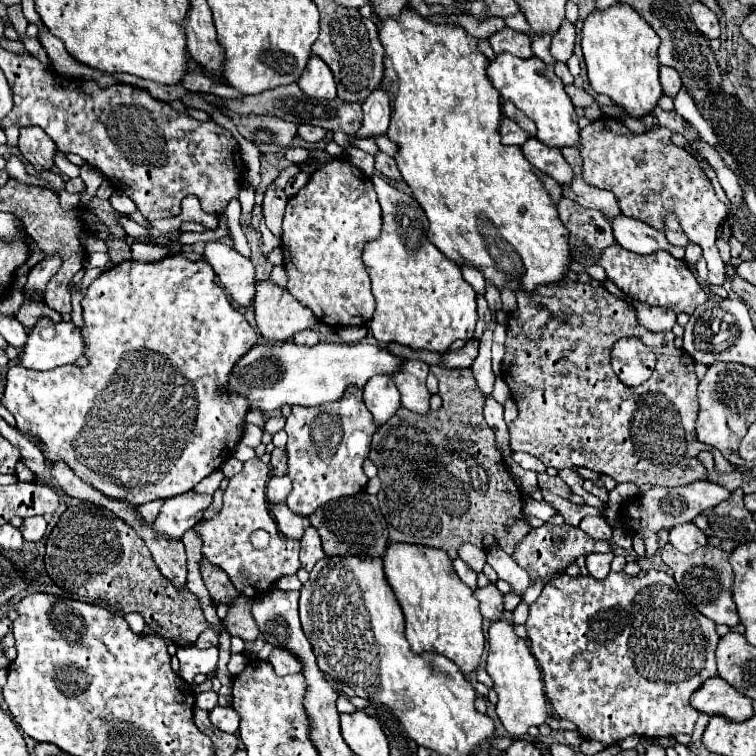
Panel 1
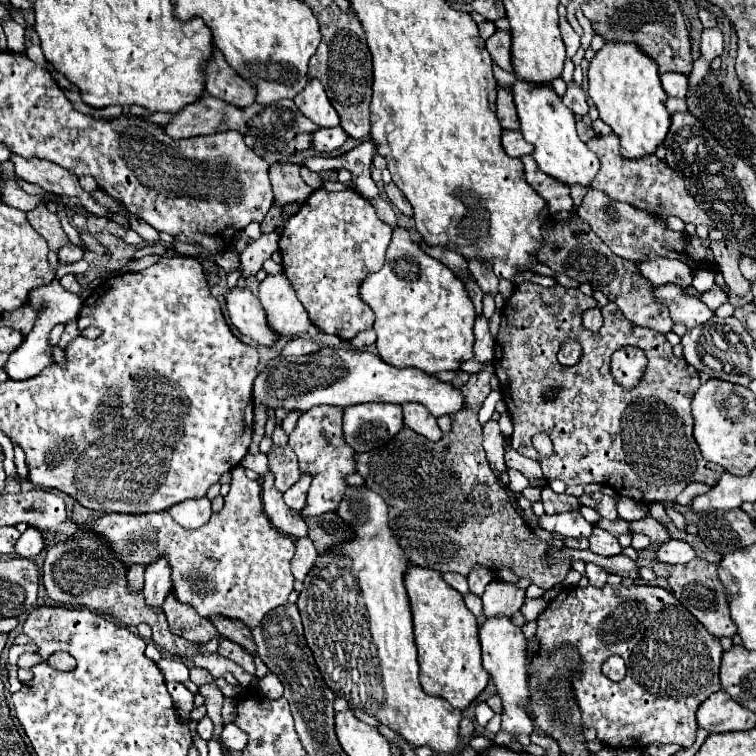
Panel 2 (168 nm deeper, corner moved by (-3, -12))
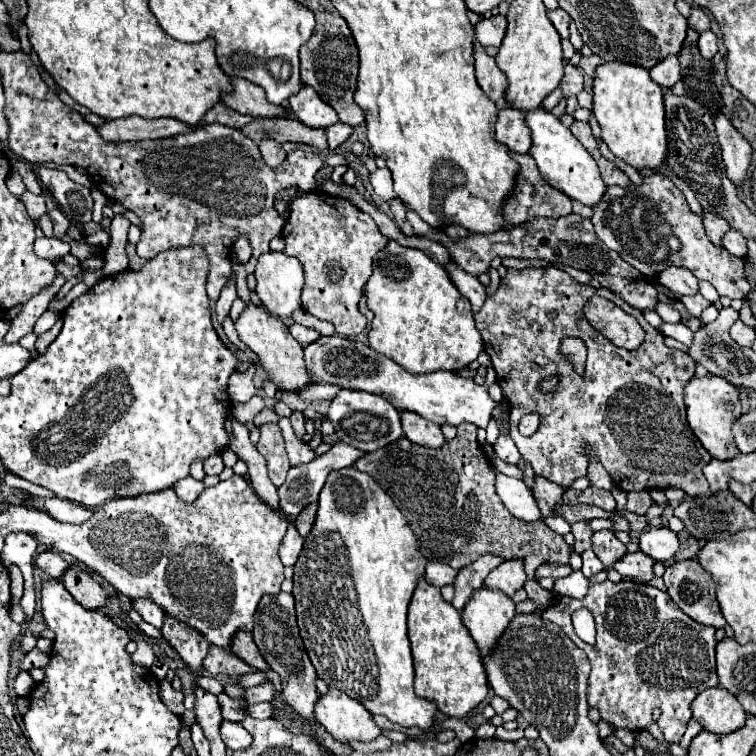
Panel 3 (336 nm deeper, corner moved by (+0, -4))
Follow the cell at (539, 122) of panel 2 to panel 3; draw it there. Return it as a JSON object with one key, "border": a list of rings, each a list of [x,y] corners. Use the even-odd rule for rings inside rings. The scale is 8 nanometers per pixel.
{"border":[[[539,106],[535,110],[525,110],[525,124],[531,130],[531,138],[533,138],[529,154],[535,158],[545,182],[551,184],[553,188],[565,192],[569,198],[575,198],[587,206],[595,206],[595,202],[601,200],[607,186],[603,184],[603,180],[599,176],[599,168],[597,168],[593,156],[583,148],[583,144],[571,134],[571,130],[567,126],[561,124],[561,120],[557,116],[553,116],[543,106]]]}

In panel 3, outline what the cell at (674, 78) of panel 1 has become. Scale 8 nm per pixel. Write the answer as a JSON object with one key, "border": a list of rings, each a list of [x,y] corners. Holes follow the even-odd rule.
{"border":[[[669,56],[667,60],[661,60],[655,68],[651,68],[651,78],[663,86],[663,88],[671,88],[679,82],[679,60],[675,56]]]}

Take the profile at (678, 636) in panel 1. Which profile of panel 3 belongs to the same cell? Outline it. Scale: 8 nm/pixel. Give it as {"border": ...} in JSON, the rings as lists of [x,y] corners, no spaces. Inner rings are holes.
{"border":[[[605,580],[601,584],[591,584],[589,592],[583,600],[575,600],[569,596],[557,596],[555,604],[551,604],[541,618],[547,622],[553,622],[561,626],[561,630],[581,648],[585,654],[589,654],[591,660],[591,676],[587,686],[587,702],[589,708],[597,708],[601,714],[601,720],[611,724],[615,730],[627,728],[627,730],[645,730],[653,722],[659,724],[659,728],[665,734],[665,740],[669,744],[677,744],[687,728],[687,722],[691,720],[691,702],[701,694],[703,690],[717,686],[717,666],[715,666],[715,628],[703,626],[695,622],[691,616],[687,616],[679,606],[675,606],[673,600],[669,600],[669,594],[643,584],[635,580],[621,580],[611,582]],[[577,608],[591,610],[595,624],[597,624],[597,642],[591,646],[583,642],[571,624],[571,614]]]}

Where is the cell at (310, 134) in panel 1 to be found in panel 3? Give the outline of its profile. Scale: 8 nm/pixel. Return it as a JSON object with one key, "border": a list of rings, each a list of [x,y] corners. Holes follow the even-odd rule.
{"border":[[[337,122],[337,124],[329,126],[329,128],[325,128],[329,148],[333,150],[333,148],[341,146],[341,144],[349,138],[349,134],[351,134],[351,132],[353,132],[353,128],[351,128],[351,126],[347,126],[347,124],[343,124],[343,122]]]}

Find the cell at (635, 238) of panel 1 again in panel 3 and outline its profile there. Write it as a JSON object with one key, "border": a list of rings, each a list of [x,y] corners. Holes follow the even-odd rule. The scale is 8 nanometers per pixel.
{"border":[[[679,266],[665,268],[663,272],[659,272],[657,280],[659,284],[663,284],[667,290],[671,290],[677,296],[695,294],[699,290],[697,278],[691,272],[687,272],[687,268],[679,268]]]}

